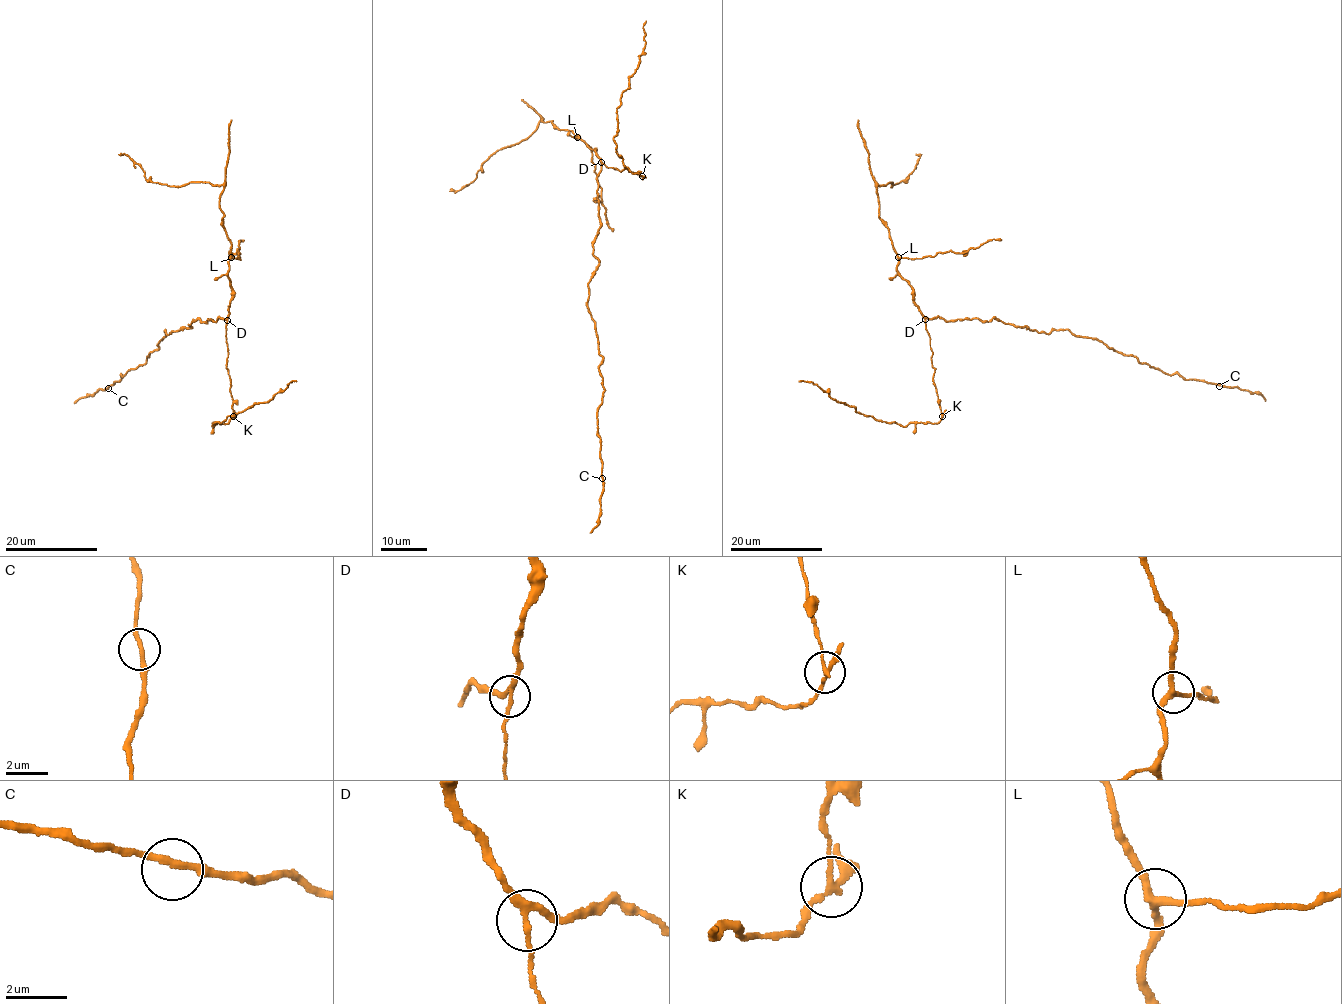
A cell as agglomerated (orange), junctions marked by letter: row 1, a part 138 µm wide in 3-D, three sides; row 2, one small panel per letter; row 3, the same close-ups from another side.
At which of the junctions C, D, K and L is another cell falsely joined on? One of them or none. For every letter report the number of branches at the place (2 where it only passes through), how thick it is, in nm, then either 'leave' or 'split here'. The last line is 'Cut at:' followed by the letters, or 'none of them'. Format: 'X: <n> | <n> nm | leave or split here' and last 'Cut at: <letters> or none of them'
C: 2 | 200 nm | leave
D: 3 | 200 nm | leave
K: 4 | 180 nm | split here
L: 3 | 240 nm | leave
Cut at: K

